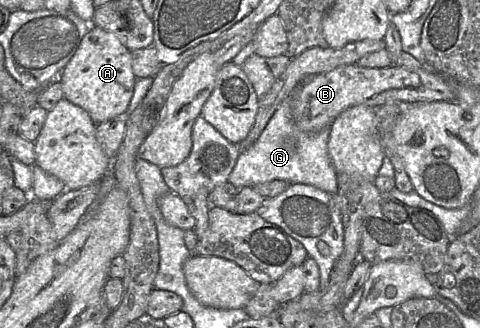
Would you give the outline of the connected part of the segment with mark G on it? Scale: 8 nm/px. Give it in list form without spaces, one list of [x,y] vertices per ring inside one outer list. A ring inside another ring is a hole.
[[[293,91],[287,94],[280,102],[256,143],[245,151],[241,151],[229,175],[228,181],[237,189],[252,187],[272,180],[284,180],[290,184],[280,195],[273,198],[265,198],[255,213],[260,215],[264,220],[282,228],[304,246],[308,256],[313,258],[319,267],[320,289],[324,289],[329,283],[330,275],[344,247],[344,228],[338,206],[337,172],[328,152],[330,127],[316,133],[300,130],[292,118],[290,107],[290,97],[292,93]],[[319,241],[324,241],[329,245],[330,254],[328,256],[323,256],[318,251],[317,243]]]

